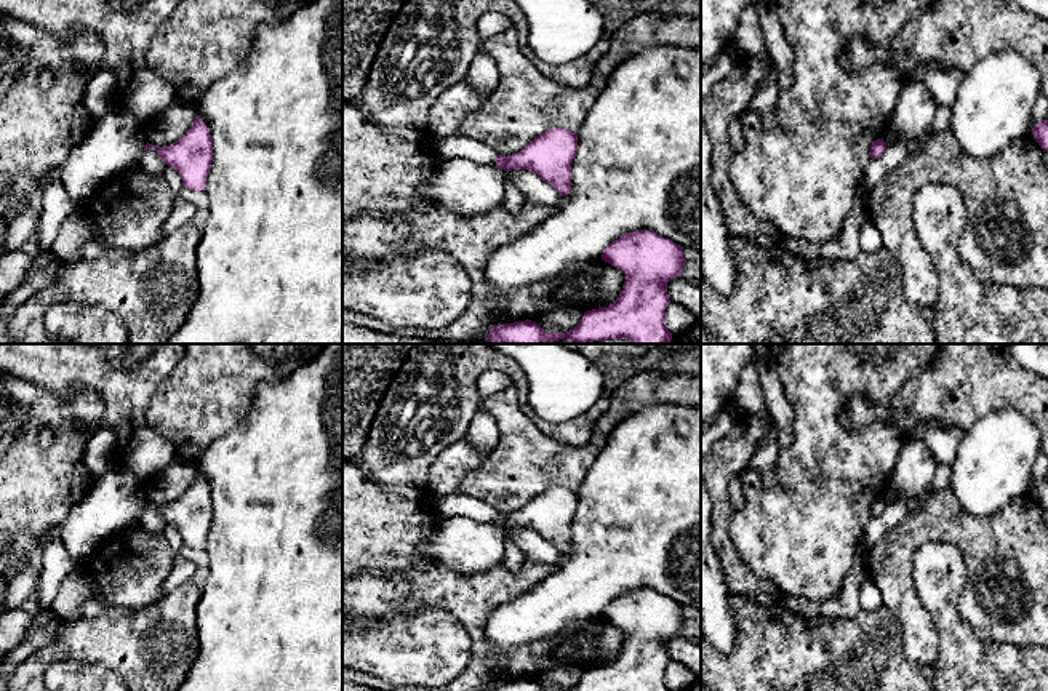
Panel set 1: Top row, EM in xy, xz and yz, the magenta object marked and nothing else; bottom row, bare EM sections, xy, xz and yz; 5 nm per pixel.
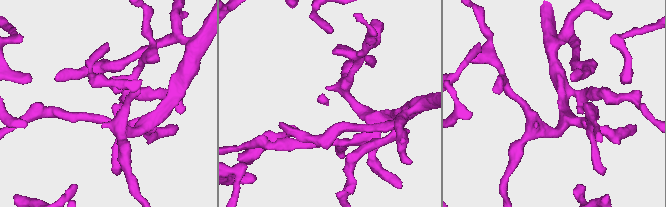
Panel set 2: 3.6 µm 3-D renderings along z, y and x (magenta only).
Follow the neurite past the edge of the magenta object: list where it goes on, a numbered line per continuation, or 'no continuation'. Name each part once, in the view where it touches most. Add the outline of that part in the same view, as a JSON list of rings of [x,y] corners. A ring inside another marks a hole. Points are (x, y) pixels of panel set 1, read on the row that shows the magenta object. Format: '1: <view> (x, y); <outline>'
1: xz (456, 146); [[[461,134],[438,139],[434,155],[437,160],[467,158],[478,165],[496,165],[498,158],[486,144]]]

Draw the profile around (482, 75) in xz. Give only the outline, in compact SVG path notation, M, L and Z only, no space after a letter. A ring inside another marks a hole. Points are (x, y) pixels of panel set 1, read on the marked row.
M478 51L470 62L466 82L478 93L488 96L498 86L498 66L491 56Z

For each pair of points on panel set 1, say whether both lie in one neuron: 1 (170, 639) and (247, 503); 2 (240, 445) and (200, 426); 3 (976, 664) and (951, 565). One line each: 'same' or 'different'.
1: different
2: different
3: same

